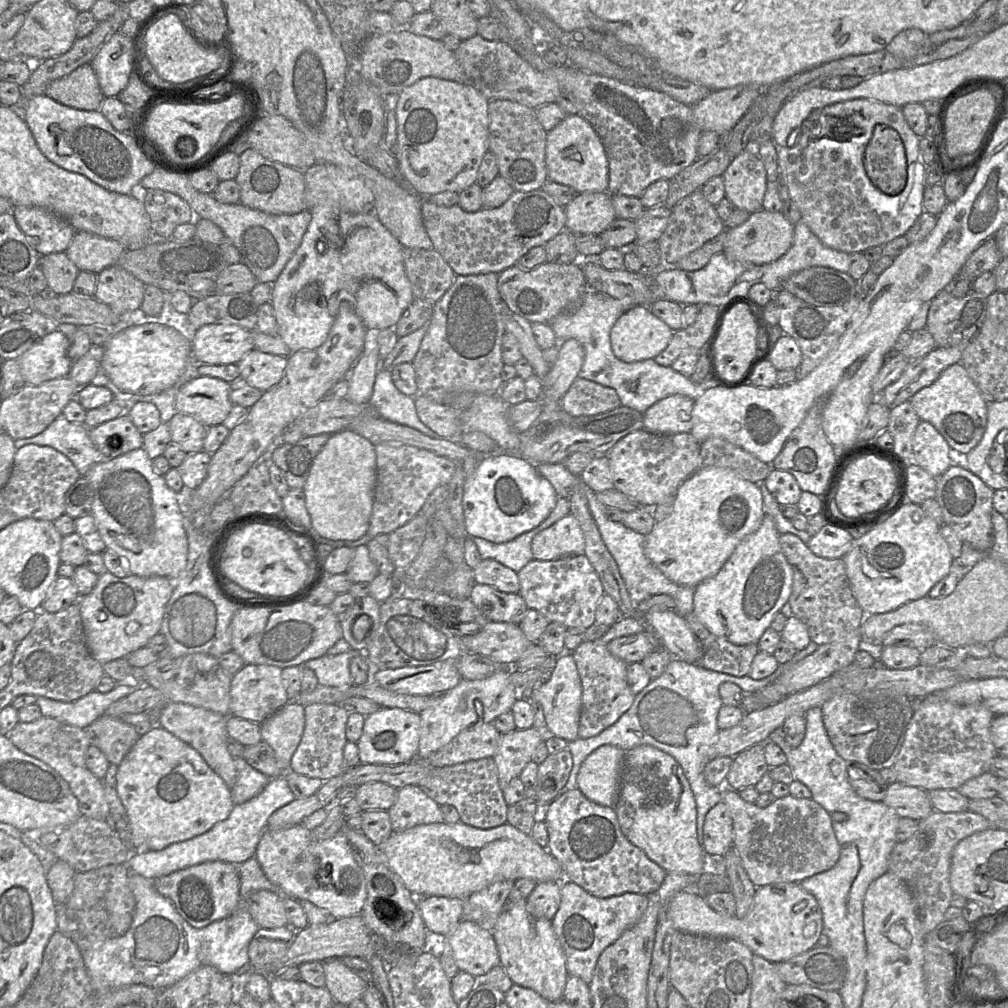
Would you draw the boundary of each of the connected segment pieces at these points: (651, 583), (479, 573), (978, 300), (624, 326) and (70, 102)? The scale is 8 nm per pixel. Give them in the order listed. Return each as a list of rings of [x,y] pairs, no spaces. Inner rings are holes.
[[[586,486],[586,496],[590,512],[596,522],[600,535],[607,549],[617,563],[620,575],[625,583],[628,592],[637,599],[646,599],[654,595],[667,594],[676,603],[676,611],[685,617],[693,613],[693,601],[695,587],[683,586],[669,580],[646,556],[645,536],[626,527],[621,522],[613,522],[607,519],[605,509],[596,497],[596,492],[591,491]]]
[[[482,559],[474,568],[476,583],[495,587],[505,593],[519,593],[518,573],[494,559]]]
[[[949,288],[944,289],[930,302],[926,329],[935,340],[937,348],[964,347],[980,330],[987,313],[987,297],[971,290],[965,297],[954,297]]]
[[[636,305],[622,314],[610,332],[613,354],[627,363],[654,359],[671,341],[673,331],[662,320],[653,315],[647,305]]]
[[[90,63],[52,81],[45,95],[65,106],[85,111],[99,110],[105,98]]]

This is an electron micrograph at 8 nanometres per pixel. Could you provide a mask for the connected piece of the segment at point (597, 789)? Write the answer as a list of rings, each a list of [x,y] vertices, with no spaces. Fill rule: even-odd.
[[[600,746],[582,763],[577,775],[577,788],[589,800],[614,807],[624,756],[625,751],[616,746]]]

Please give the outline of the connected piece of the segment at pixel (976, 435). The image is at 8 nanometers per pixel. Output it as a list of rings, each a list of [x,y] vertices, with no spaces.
[[[961,363],[947,367],[935,382],[920,389],[909,401],[919,418],[930,422],[949,446],[960,453],[969,453],[980,442],[985,432],[988,402]]]

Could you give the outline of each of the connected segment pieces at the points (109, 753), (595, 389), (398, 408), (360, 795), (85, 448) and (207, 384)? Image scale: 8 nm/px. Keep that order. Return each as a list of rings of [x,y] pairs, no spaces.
[[[105,714],[83,729],[90,744],[99,748],[110,764],[117,766],[140,737],[133,725]]]
[[[577,377],[560,401],[571,416],[592,416],[621,406],[616,391],[596,382]]]
[[[377,371],[369,403],[378,415],[387,421],[414,428],[427,436],[437,436],[419,419],[414,399],[415,397],[407,396],[395,387],[391,371]]]
[[[369,782],[357,787],[356,801],[362,811],[388,811],[396,802],[398,789],[383,783]]]
[[[63,413],[40,434],[14,441],[17,450],[28,444],[48,446],[61,452],[70,459],[80,475],[86,474],[95,464],[113,458],[105,456],[95,447],[84,423],[70,422]]]
[[[197,376],[179,387],[175,408],[179,413],[195,418],[206,428],[222,424],[231,411],[233,404],[229,399],[229,383],[213,377]]]

